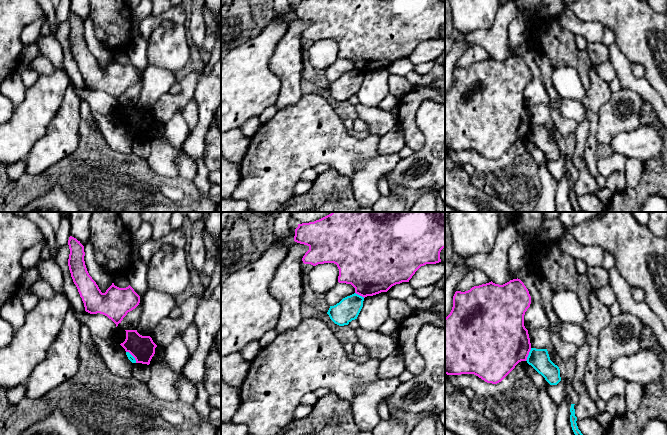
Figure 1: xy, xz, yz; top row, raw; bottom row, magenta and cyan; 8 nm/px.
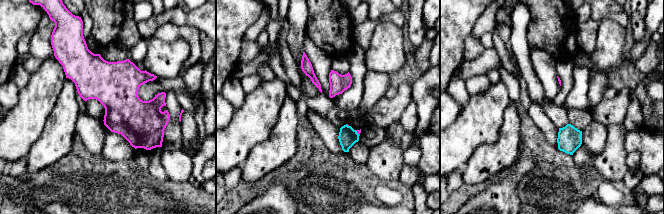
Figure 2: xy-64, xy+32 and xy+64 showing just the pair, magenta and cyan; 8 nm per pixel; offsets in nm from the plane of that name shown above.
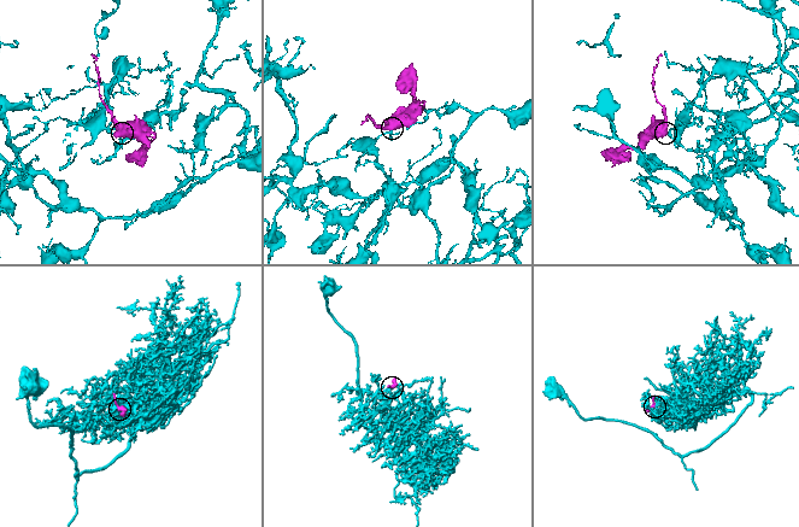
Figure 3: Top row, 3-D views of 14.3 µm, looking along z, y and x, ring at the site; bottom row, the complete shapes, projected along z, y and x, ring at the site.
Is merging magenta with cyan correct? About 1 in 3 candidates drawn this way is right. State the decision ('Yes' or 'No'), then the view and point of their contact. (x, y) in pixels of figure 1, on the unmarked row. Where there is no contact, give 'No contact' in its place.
No. Touches magenta at yz (528, 130)

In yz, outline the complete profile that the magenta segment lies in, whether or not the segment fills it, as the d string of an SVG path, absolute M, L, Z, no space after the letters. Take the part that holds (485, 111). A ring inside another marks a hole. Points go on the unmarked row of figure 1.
M518 54L503 61L491 57L465 68L456 67L452 86L445 94L445 150L474 150L487 159L501 158L519 138L527 136L531 126L528 106L524 102L524 91L530 80L529 67Z

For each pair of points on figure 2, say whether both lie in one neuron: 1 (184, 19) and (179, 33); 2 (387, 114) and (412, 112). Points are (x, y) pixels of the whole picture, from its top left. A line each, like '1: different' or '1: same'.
1: different
2: different

